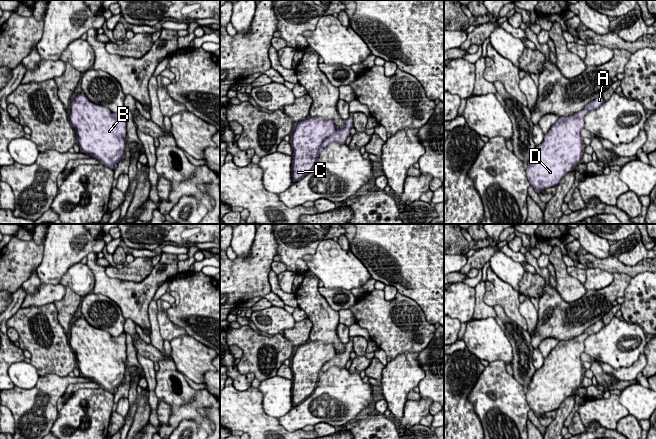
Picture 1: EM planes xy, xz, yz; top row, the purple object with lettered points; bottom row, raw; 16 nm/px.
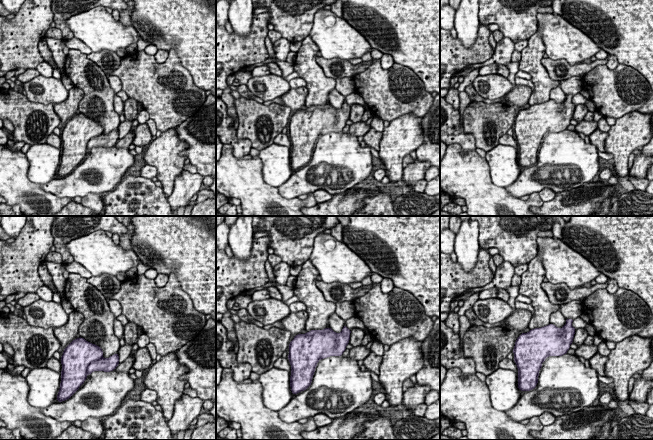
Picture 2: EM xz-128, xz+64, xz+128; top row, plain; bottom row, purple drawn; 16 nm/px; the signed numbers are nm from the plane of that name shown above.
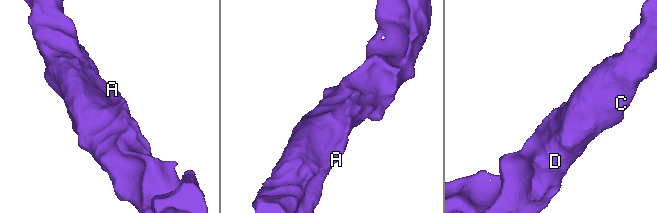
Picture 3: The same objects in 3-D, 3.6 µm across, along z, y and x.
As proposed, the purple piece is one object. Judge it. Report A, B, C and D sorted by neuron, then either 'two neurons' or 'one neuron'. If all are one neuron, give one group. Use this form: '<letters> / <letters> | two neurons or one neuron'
A B C D | one neuron

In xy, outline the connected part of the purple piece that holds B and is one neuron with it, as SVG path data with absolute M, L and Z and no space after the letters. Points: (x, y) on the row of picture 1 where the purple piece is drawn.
M84 93L73 96L70 108L69 121L75 130L77 143L85 154L109 167L124 159L127 133L125 108L114 114L110 109L91 102Z

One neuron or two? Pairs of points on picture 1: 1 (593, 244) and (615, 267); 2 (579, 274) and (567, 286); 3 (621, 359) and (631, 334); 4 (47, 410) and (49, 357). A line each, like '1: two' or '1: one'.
1: two
2: two
3: one
4: two

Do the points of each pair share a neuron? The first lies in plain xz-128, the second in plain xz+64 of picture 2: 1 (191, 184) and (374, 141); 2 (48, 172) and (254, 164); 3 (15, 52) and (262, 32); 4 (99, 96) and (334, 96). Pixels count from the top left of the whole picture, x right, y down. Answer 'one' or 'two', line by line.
1: two
2: two
3: one
4: two

